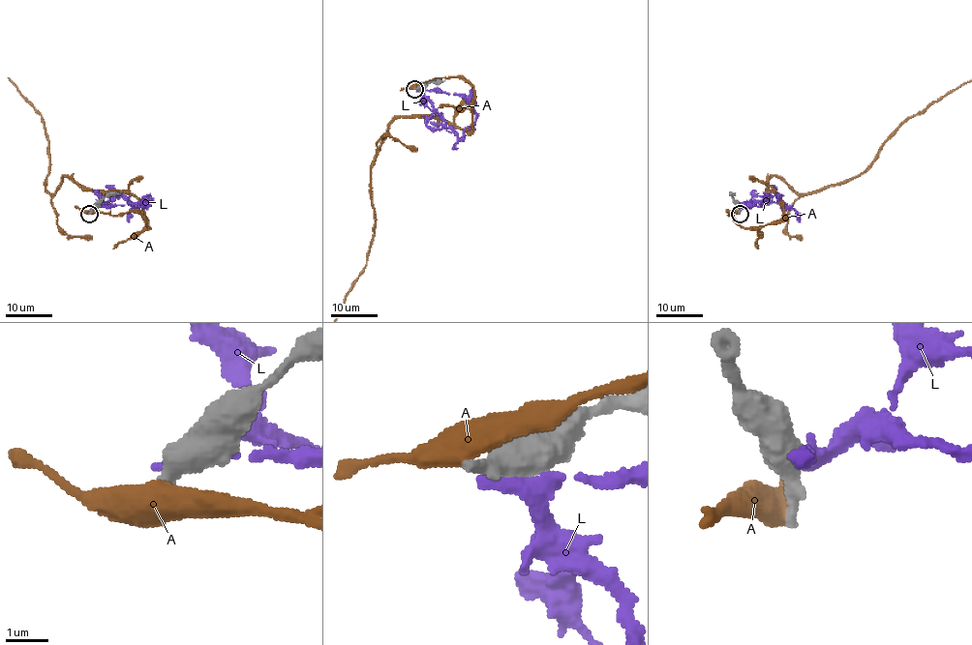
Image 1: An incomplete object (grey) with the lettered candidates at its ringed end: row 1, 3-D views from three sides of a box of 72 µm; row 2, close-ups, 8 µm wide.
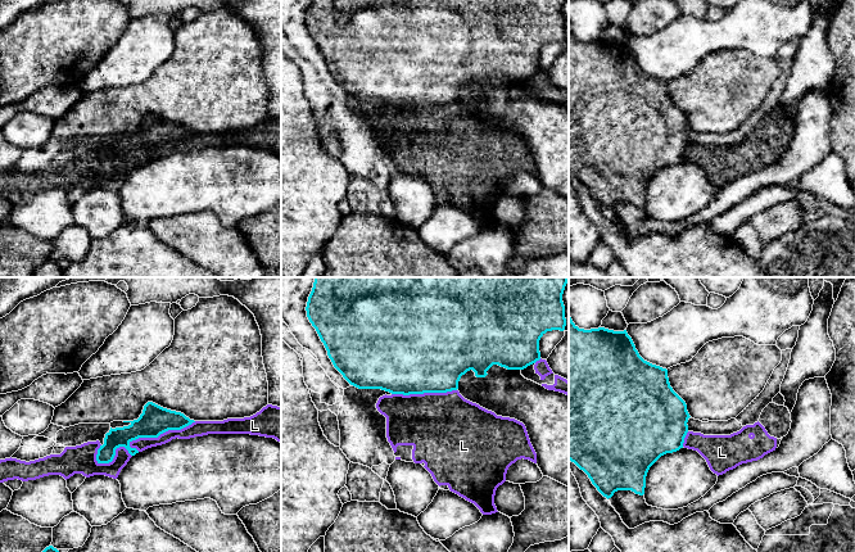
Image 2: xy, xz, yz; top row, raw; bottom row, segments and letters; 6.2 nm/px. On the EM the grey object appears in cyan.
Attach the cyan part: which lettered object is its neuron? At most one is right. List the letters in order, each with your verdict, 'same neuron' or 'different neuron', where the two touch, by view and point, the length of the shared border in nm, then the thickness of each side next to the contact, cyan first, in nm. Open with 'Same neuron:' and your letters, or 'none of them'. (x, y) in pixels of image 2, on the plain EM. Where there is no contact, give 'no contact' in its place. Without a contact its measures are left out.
Same neuron: none of them
A: different neuron; no contact
L: different neuron; contact xy (161, 145); length 460 nm; calibres 190 and 100 nm

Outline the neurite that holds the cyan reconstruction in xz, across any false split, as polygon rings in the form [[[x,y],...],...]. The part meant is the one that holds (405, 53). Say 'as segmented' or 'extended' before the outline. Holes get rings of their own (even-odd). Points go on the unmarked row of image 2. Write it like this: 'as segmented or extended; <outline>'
as segmented; [[[312,0],[307,14],[307,30],[324,55],[334,80],[358,101],[381,101],[392,107],[447,105],[458,101],[462,87],[472,82],[476,90],[498,77],[507,82],[524,82],[540,72],[539,53],[552,42],[566,39],[562,6],[565,0]]]

